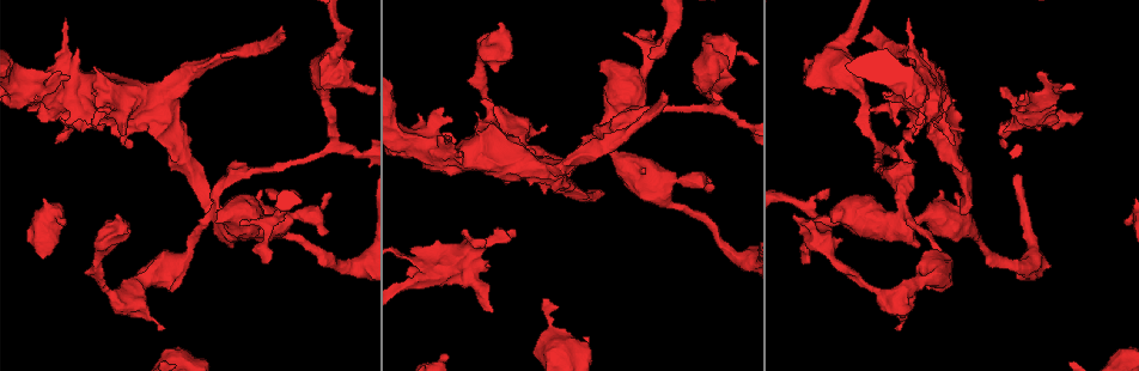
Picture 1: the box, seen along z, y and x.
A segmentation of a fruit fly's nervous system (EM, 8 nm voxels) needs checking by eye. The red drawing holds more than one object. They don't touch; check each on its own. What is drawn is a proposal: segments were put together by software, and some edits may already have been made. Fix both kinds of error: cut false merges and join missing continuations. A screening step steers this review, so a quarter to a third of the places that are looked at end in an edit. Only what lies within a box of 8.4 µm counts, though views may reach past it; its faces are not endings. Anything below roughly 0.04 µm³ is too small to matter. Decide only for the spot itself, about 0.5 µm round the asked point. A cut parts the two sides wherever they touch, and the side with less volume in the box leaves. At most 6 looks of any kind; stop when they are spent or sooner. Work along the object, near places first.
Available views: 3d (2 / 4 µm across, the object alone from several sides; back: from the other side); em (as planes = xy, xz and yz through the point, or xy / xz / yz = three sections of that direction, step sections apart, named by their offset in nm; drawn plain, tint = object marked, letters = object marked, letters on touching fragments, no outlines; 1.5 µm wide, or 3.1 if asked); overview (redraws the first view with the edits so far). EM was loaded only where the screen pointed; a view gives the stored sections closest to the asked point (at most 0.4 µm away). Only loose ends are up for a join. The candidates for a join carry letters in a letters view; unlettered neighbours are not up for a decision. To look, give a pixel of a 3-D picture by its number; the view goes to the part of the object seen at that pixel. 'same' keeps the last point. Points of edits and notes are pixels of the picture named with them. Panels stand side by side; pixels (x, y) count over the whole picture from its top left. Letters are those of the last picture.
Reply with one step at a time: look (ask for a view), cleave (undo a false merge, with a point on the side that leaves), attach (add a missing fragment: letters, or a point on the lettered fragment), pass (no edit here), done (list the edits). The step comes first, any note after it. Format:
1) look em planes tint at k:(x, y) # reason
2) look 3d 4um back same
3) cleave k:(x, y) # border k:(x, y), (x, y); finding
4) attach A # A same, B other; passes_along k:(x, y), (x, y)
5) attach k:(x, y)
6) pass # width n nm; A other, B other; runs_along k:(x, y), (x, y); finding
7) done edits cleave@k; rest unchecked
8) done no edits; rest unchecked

look 3d 2um at 1:(860, 38) # branch stops here

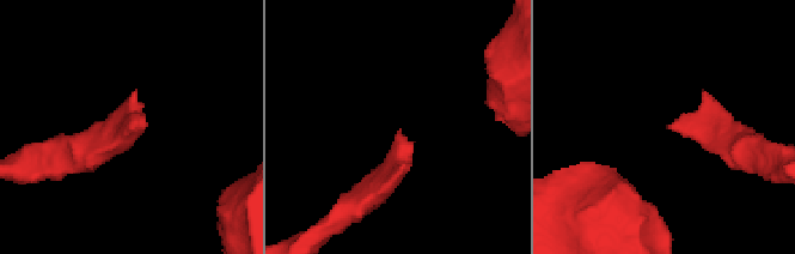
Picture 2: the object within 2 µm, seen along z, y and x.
look em planes letters at 2:(130, 126)

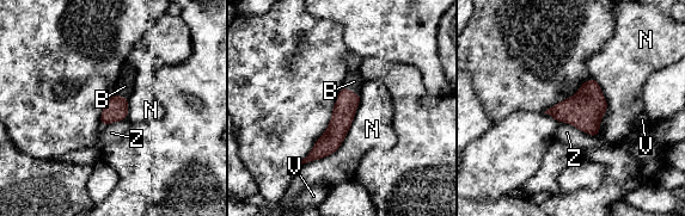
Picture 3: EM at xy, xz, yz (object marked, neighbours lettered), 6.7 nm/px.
attach B # B same, N other, V other, Z other; passes_along 3:(347, 103), (350, 90), (354, 81); the cell continues

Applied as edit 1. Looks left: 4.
look 3d 4um at 1:(426, 143) # a fork

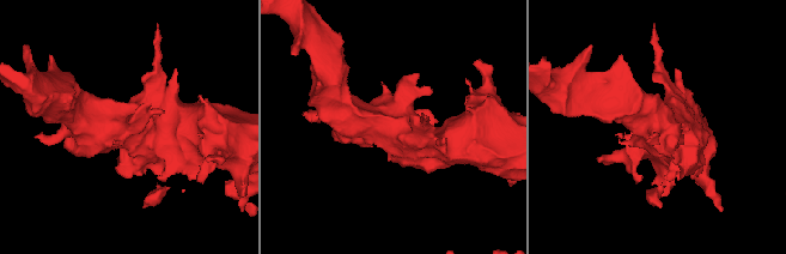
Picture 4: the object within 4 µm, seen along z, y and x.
look em 3.1um xy step 16 tint at 4:(392, 125)

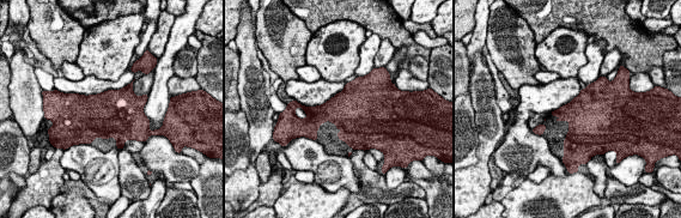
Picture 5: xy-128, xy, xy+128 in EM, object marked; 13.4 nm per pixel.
look em 3.1um xz step 16 letters same # cut it another way

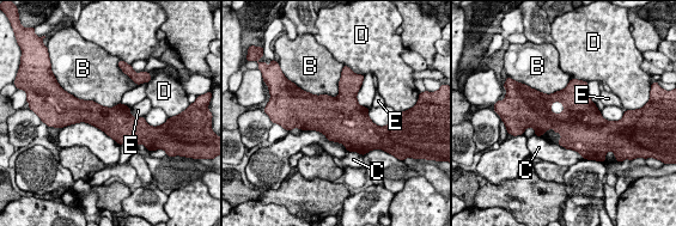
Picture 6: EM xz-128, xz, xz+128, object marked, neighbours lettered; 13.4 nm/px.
pass # B other, C other, D other, E other; border 6:(341, 74), (336, 96), (304, 90); all the same cell

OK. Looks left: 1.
done edits attach@3; rest unchecked

